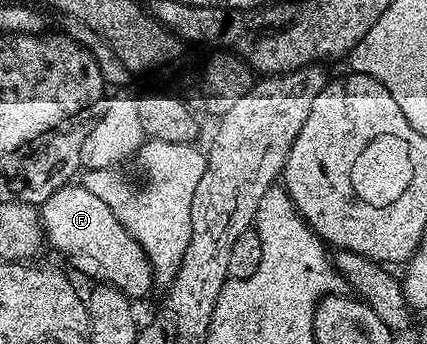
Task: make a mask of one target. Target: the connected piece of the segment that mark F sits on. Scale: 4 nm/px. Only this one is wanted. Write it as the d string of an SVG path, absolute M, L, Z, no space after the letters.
M59 184L42 202L40 216L45 244L59 249L80 272L95 277L95 282L114 285L131 299L144 296L156 285L150 261L140 243L116 219L112 207L82 184Z

